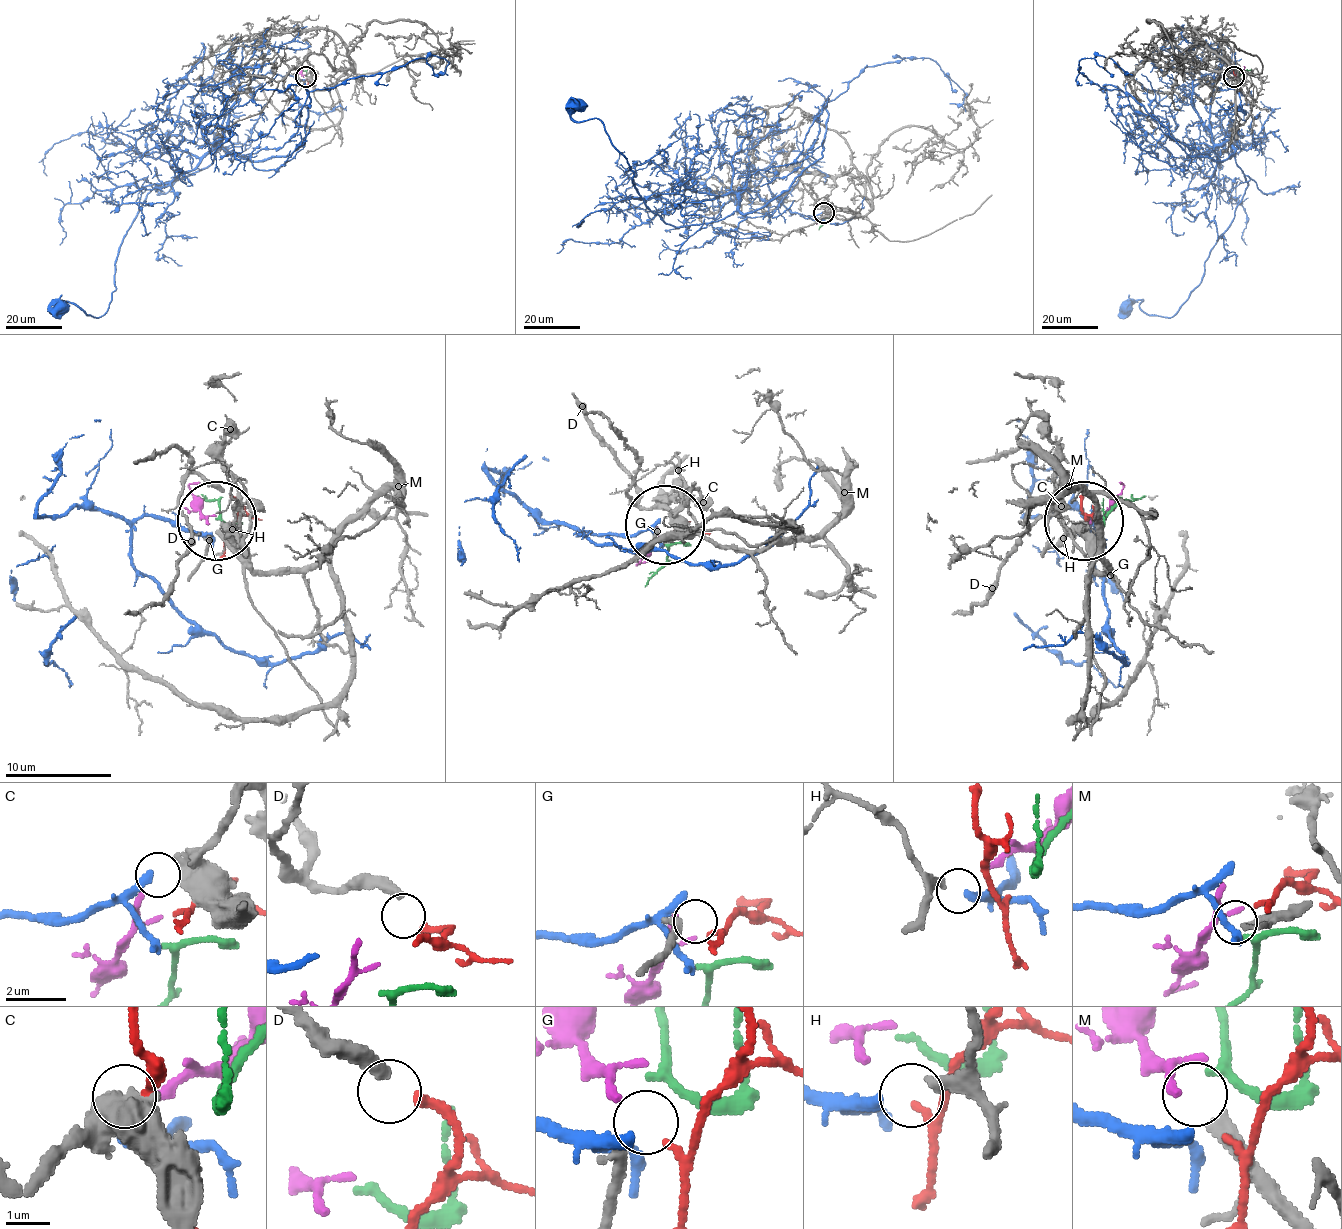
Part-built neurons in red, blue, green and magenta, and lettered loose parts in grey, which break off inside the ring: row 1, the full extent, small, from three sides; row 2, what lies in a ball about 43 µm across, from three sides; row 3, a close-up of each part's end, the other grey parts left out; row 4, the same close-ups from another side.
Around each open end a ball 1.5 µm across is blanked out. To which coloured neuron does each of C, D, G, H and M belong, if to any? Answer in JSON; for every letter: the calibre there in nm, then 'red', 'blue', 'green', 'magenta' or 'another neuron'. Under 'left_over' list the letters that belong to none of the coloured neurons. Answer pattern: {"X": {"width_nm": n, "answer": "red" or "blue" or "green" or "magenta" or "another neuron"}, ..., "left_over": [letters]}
{"C": {"width_nm": 600, "answer": "magenta"}, "D": {"width_nm": 360, "answer": "red"}, "G": {"width_nm": 280, "answer": "another neuron"}, "H": {"width_nm": 260, "answer": "blue"}, "M": {"width_nm": 340, "answer": "another neuron"}, "left_over": ["G", "M"]}

